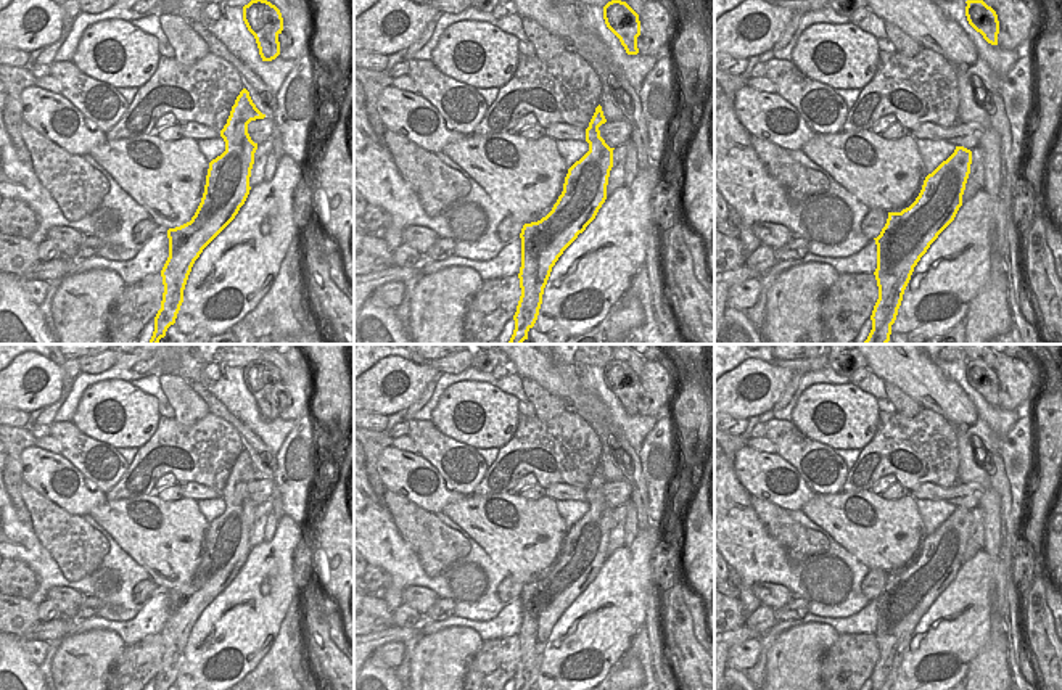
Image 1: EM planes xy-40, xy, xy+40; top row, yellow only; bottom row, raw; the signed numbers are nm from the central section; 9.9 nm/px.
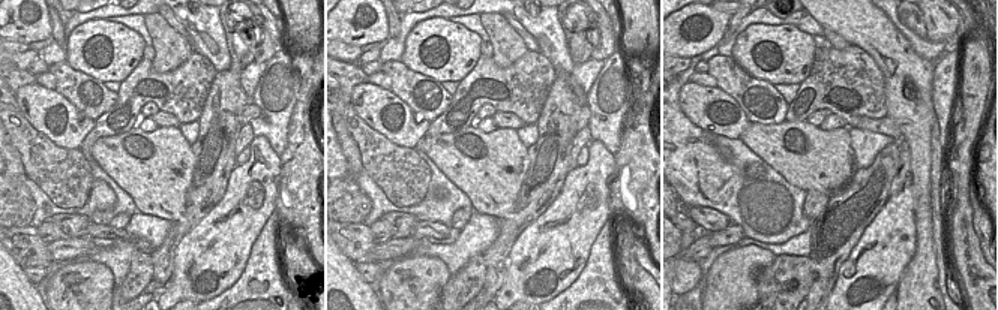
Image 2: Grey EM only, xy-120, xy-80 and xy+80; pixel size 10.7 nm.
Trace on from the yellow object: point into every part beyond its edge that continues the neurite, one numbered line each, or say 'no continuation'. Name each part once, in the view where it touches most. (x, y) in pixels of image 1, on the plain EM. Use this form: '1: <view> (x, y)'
no continuation

